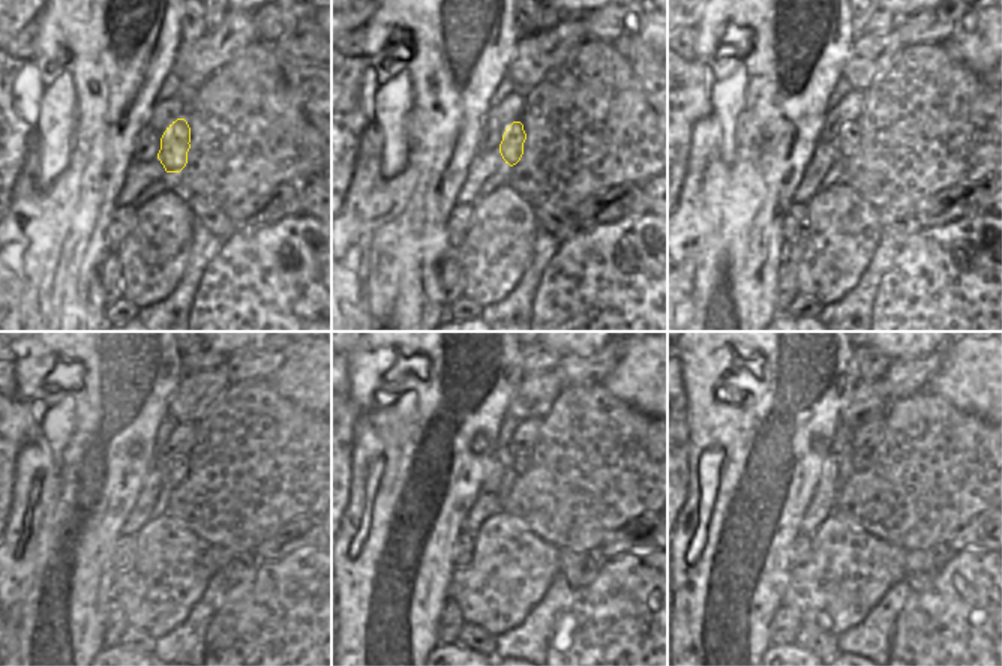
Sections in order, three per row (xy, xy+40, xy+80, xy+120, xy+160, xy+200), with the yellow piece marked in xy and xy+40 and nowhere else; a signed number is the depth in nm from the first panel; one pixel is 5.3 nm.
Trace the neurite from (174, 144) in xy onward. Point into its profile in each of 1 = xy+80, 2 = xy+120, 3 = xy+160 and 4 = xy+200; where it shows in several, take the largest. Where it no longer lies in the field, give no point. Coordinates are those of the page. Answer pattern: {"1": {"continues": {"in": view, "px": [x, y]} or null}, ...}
{"1": {"continues": {"in": "xy+80", "px": [851, 137]}}, "2": {"continues": {"in": "xy+120", "px": [180, 468]}}, "3": {"continues": {"in": "xy+160", "px": [522, 461]}}, "4": {"continues": {"in": "xy+200", "px": [861, 459]}}}

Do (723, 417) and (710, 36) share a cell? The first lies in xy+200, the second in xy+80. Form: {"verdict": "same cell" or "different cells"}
{"verdict": "same cell"}

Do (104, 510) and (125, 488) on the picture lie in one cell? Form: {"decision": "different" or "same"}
{"decision": "same"}

